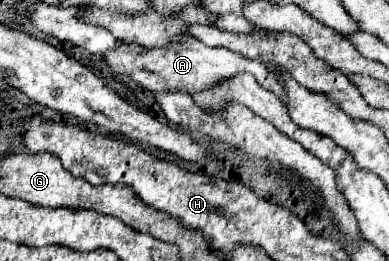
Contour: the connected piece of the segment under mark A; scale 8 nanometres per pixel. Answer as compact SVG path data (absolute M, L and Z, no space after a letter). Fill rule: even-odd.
M184 38L176 44L170 44L166 50L162 50L162 48L146 50L146 48L140 48L138 44L124 44L124 52L108 52L108 56L104 56L104 58L108 60L108 64L116 72L132 76L136 82L140 82L144 88L148 88L152 92L194 94L200 90L214 88L214 86L230 80L242 72L248 72L262 84L262 88L274 92L280 100L286 100L286 90L282 88L278 78L264 64L256 64L252 60L246 60L244 56L240 56L232 50L226 50L226 48L204 46L196 38Z

